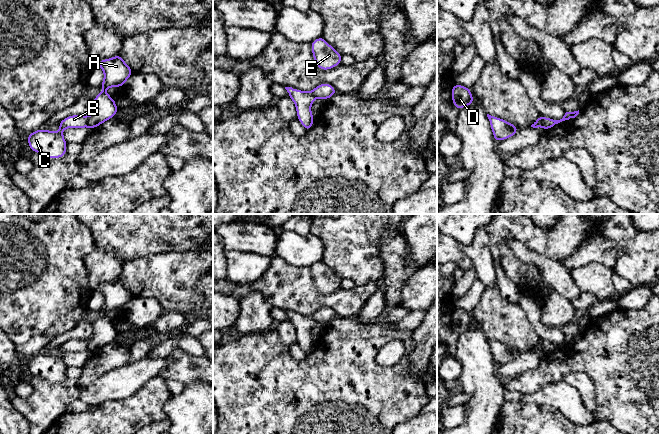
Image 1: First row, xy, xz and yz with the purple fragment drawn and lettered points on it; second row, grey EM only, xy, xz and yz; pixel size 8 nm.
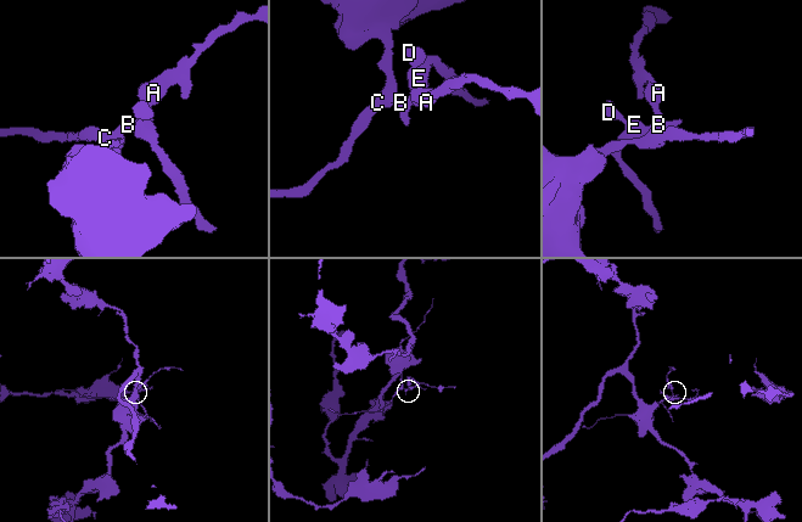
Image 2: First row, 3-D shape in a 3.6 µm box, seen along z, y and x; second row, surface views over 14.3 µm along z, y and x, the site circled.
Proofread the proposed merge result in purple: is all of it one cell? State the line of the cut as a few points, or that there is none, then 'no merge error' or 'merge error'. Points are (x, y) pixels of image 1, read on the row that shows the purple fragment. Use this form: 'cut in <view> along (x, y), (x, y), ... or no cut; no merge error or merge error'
cut in xy along (87, 116), (88, 126); merge error

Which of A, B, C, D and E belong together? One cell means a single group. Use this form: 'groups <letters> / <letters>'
groups A D E / B C

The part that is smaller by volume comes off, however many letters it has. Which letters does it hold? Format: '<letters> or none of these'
A, D, E

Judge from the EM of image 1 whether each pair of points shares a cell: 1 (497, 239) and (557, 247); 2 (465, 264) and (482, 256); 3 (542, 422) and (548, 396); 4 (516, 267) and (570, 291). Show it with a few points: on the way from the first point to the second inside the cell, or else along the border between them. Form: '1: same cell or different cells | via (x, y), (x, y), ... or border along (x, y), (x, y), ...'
1: same cell | via (512, 233), (528, 233), (542, 241)
2: different cells | border along (458, 244), (473, 266)
3: different cells | border along (519, 400), (534, 402), (539, 406)
4: different cells | border along (524, 262), (539, 271), (545, 286), (559, 293)

